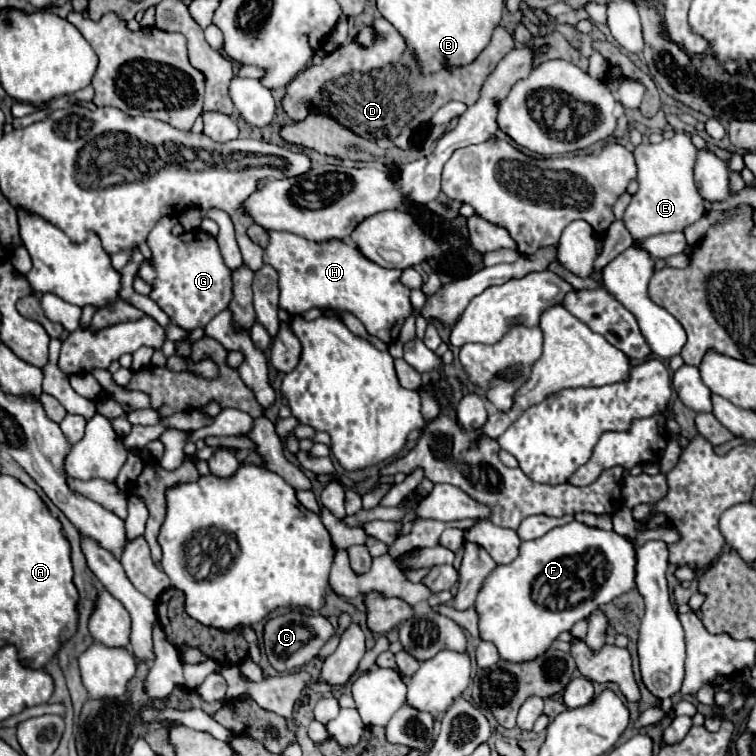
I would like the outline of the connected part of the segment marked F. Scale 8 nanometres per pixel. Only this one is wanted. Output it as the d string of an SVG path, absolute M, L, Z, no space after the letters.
M573 521L551 529L539 539L523 541L515 561L505 567L497 565L485 577L475 599L475 611L479 615L479 637L483 641L491 641L505 661L535 661L553 645L559 633L571 631L577 621L587 619L597 607L613 601L615 597L631 589L635 589L635 549L629 539L615 531L593 529L579 521Z

